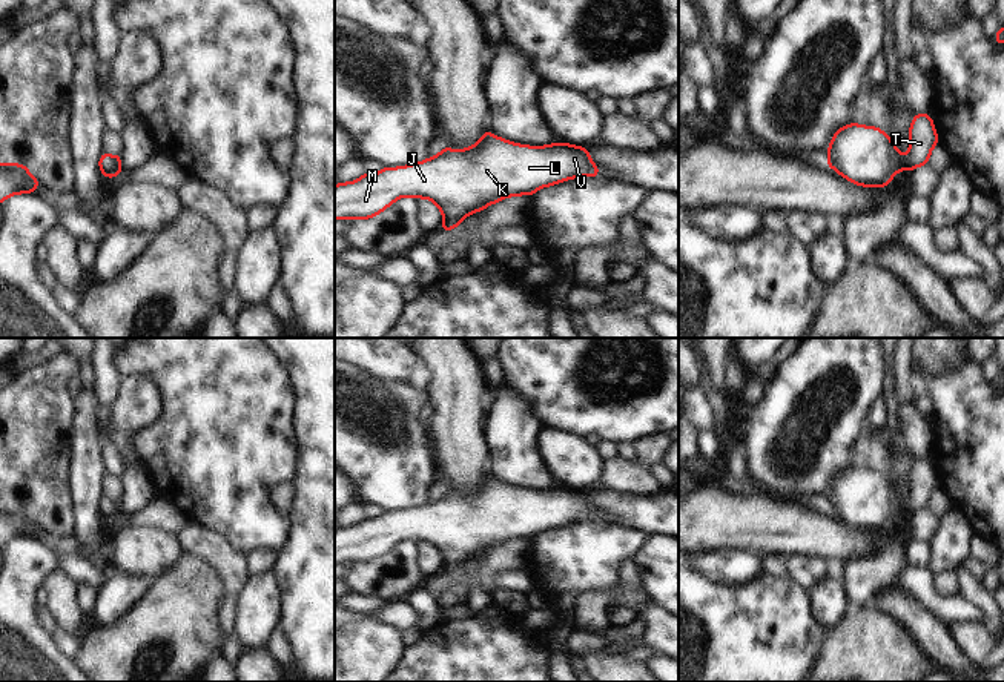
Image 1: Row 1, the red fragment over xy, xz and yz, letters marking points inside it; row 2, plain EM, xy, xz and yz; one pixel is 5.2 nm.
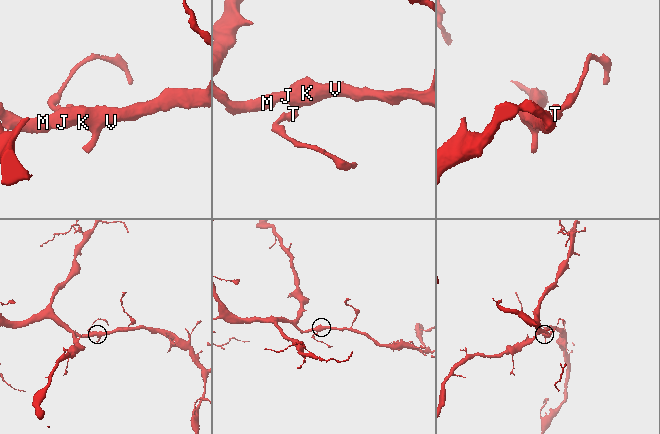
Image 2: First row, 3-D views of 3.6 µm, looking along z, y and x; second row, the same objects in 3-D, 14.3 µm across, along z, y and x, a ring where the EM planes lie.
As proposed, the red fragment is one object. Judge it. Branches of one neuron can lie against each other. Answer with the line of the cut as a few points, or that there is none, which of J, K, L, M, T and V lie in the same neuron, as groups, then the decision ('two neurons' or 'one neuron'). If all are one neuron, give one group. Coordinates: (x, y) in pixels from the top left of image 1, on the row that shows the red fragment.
no cut | J K L M T V | one neuron

